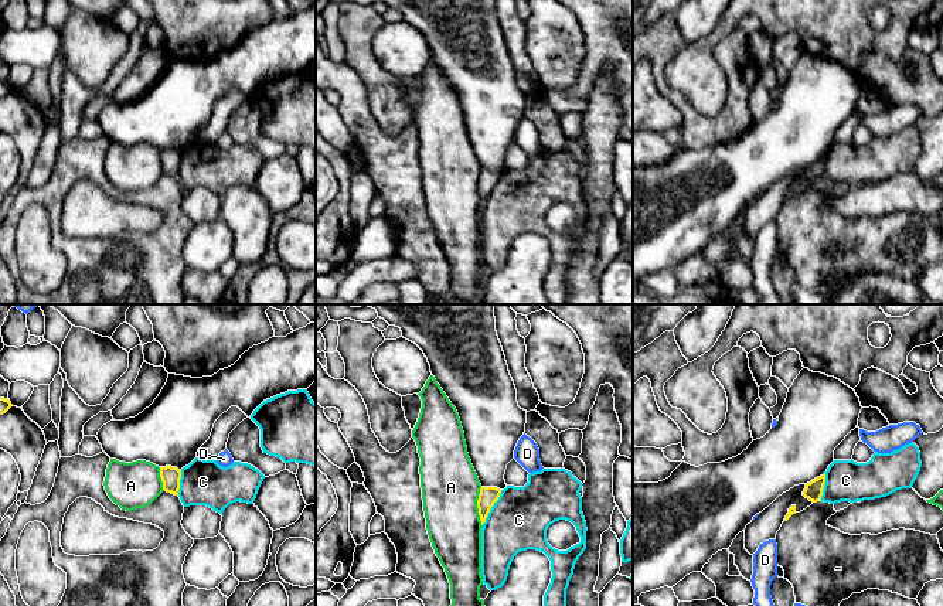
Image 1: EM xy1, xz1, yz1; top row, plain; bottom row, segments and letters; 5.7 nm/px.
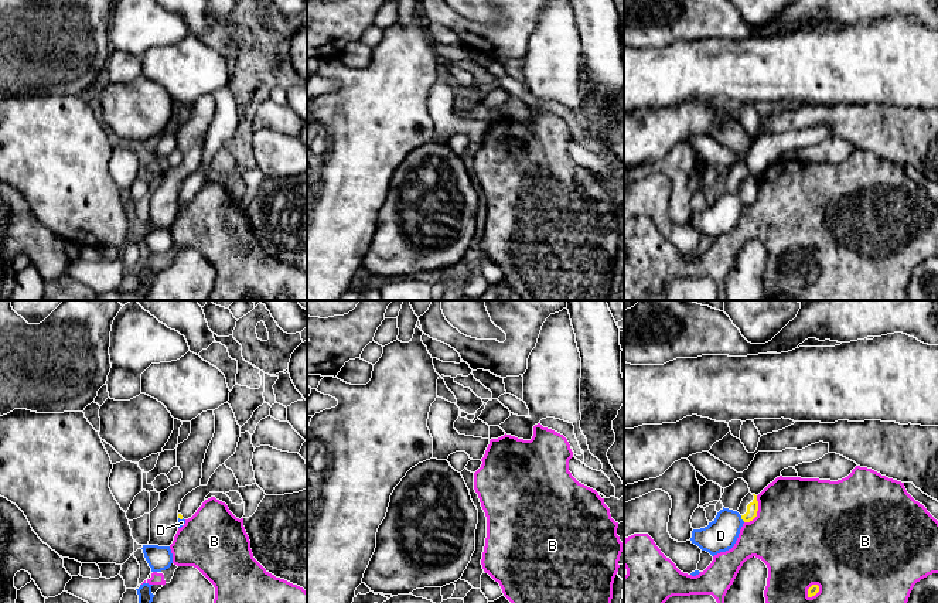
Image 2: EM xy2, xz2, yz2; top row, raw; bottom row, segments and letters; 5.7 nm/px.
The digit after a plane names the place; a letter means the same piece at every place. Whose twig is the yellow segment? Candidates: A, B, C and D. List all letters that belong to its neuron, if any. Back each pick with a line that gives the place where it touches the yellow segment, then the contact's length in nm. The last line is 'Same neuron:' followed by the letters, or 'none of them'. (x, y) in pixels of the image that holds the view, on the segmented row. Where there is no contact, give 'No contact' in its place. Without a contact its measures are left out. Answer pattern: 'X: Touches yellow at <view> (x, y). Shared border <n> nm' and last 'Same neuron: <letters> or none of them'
Same neuron: none of them

